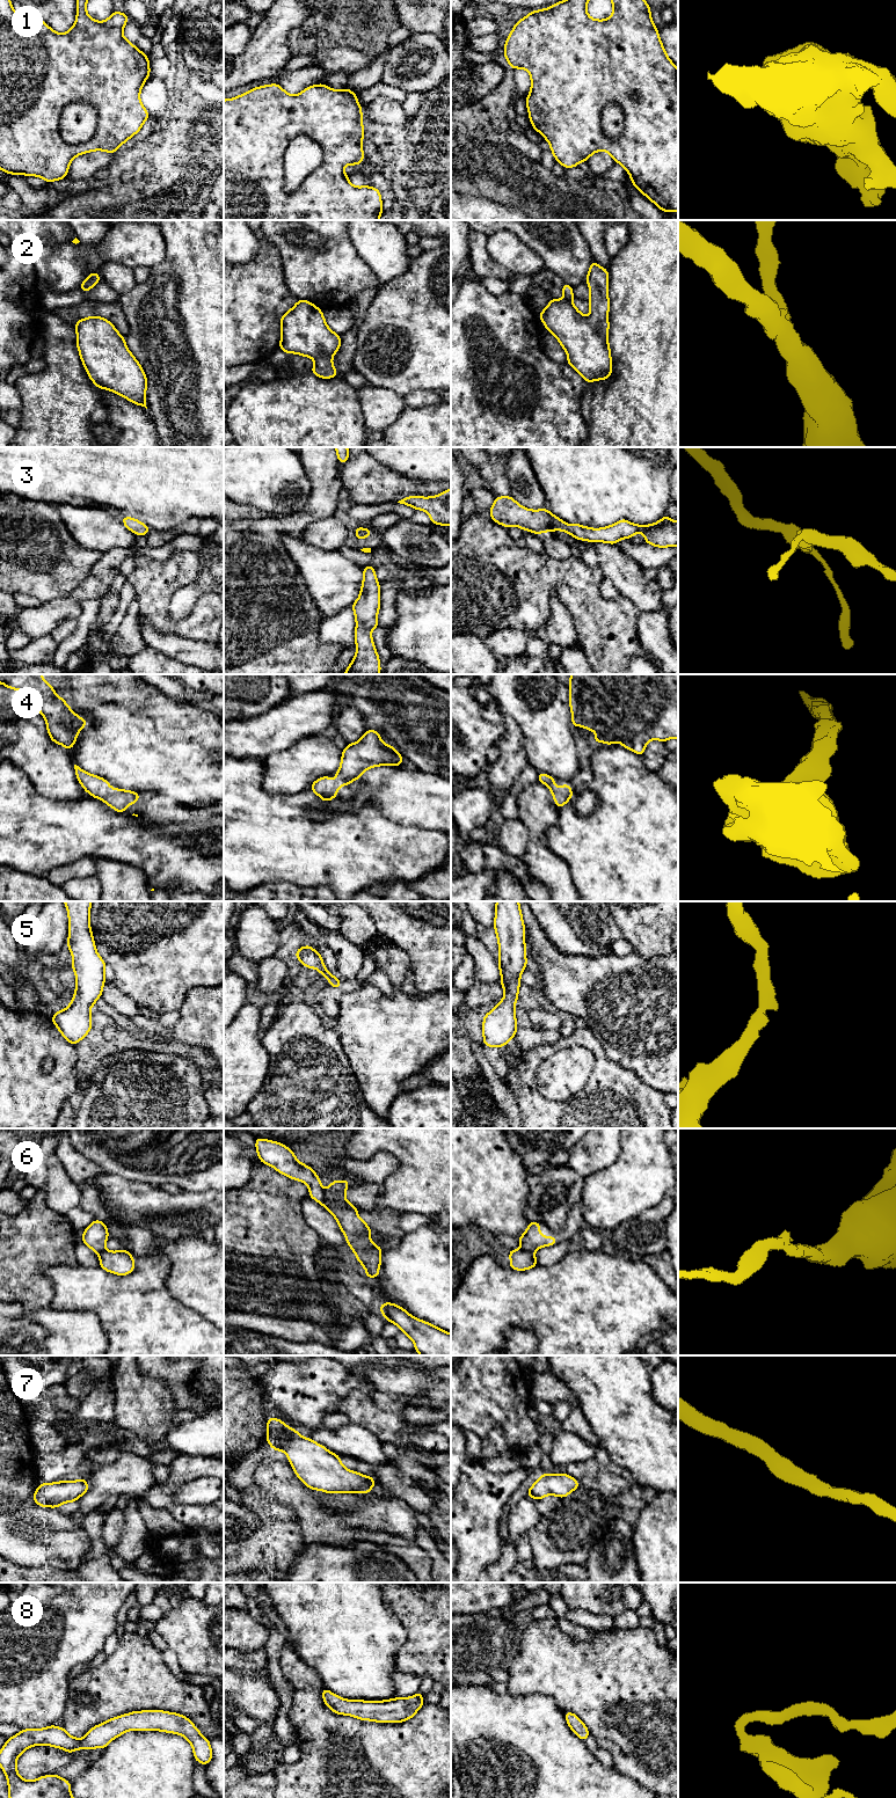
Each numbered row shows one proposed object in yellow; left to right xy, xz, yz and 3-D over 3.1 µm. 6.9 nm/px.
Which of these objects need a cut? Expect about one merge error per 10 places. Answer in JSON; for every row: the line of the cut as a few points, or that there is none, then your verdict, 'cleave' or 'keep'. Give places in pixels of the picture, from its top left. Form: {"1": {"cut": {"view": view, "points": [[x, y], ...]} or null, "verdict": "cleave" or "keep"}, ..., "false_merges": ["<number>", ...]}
{"1": {"cut": {"view": "xz", "points": [[304, 133], [298, 134], [284, 153], [284, 189], [288, 192]]}, "verdict": "cleave"}, "2": {"cut": null, "verdict": "keep"}, "3": {"cut": null, "verdict": "keep"}, "4": {"cut": null, "verdict": "keep"}, "5": {"cut": null, "verdict": "keep"}, "6": {"cut": {"view": "xz", "points": [[323, 1189], [328, 1210]]}, "verdict": "cleave"}, "7": {"cut": null, "verdict": "keep"}, "8": {"cut": null, "verdict": "keep"}, "false_merges": ["1", "6"]}

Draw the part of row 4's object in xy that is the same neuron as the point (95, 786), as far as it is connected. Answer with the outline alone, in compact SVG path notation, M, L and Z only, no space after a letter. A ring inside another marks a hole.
M74 765L75 775L81 787L90 796L103 801L115 811L125 813L128 805L134 804L141 796L131 790L114 789L105 779L86 773L79 766Z

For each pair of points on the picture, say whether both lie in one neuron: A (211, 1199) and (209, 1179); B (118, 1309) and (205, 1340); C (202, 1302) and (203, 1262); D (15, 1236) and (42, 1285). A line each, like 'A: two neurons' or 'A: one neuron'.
A: two neurons
B: one neuron
C: one neuron
D: one neuron

